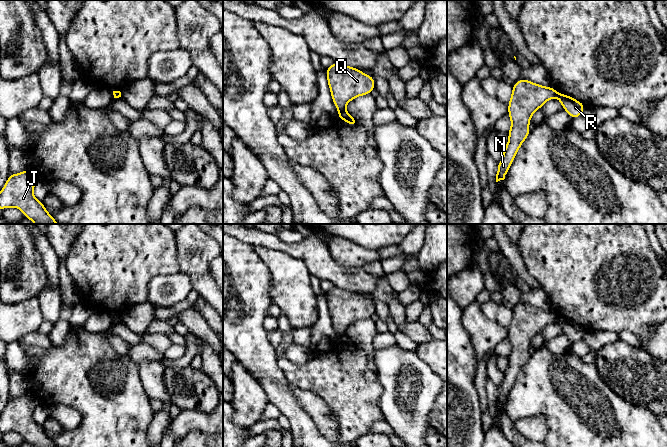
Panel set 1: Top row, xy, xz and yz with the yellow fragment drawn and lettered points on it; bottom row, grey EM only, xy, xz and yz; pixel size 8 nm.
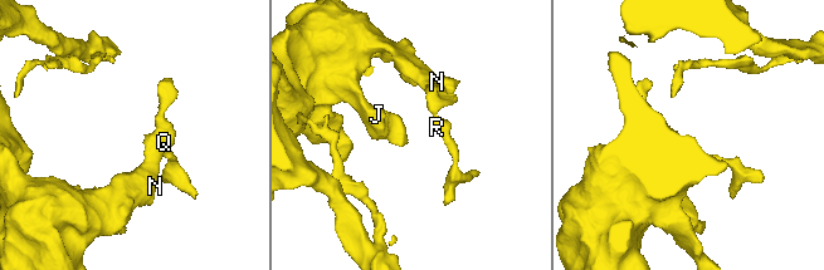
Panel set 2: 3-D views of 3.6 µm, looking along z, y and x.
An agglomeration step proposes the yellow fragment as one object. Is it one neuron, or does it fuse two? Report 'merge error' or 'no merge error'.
merge error

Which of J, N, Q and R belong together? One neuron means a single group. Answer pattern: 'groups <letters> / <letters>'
groups J N Q / R

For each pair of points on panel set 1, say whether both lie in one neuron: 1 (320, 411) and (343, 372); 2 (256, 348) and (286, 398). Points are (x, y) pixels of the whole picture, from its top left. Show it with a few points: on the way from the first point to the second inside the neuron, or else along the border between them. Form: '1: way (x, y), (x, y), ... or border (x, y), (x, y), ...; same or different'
1: border (305, 390), (314, 392), (325, 403), (336, 424); different
2: way (260, 360), (276, 386); same

